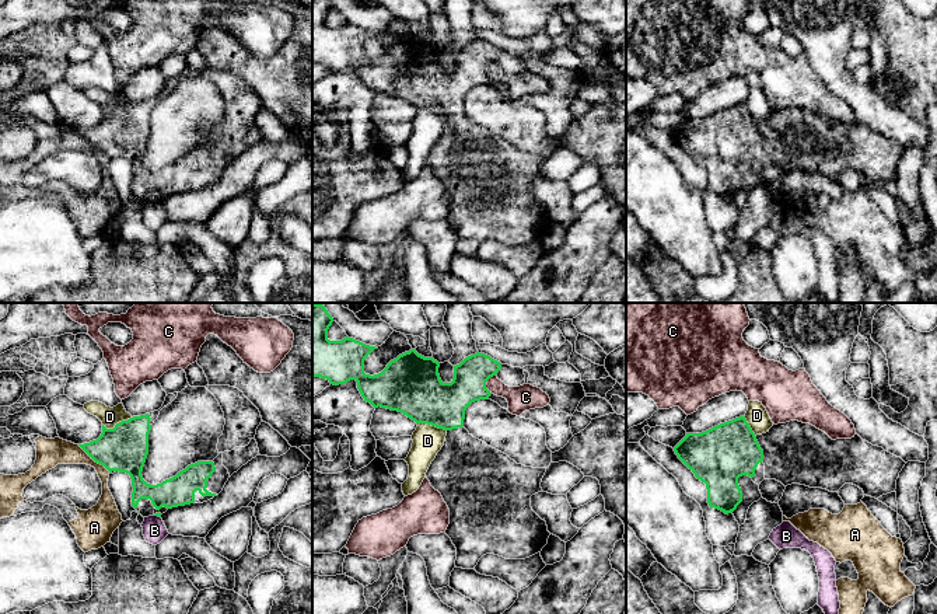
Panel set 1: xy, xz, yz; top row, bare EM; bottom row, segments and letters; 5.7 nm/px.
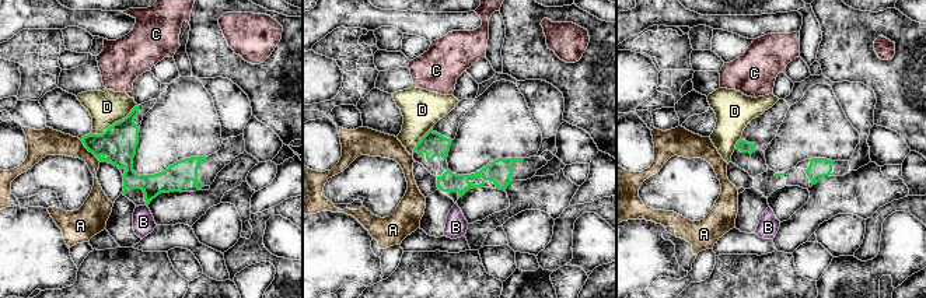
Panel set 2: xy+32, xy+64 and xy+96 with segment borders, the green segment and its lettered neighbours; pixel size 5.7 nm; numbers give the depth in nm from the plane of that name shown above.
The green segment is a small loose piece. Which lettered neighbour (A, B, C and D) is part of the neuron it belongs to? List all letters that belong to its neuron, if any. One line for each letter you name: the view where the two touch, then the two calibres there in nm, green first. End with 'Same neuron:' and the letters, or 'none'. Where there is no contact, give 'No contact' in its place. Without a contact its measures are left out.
Same neuron: none

